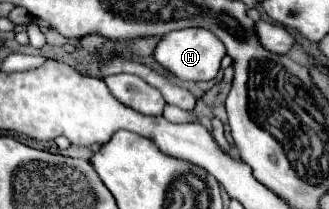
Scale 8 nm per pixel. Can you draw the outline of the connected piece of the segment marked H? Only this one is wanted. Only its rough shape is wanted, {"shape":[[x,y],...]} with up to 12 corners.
{"shape":[[206,28],[162,36],[154,58],[180,80],[214,80],[226,56]]}

